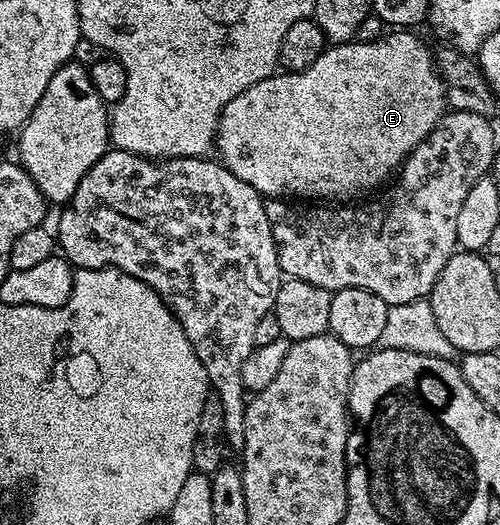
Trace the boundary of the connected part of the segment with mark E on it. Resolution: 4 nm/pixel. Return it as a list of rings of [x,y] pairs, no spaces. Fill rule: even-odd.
[[[413,33],[389,34],[386,40],[372,43],[353,40],[333,45],[305,70],[277,72],[238,92],[220,113],[214,146],[220,149],[222,165],[269,199],[283,194],[352,198],[371,186],[387,183],[446,113],[446,83],[434,65],[433,51],[410,35]]]

